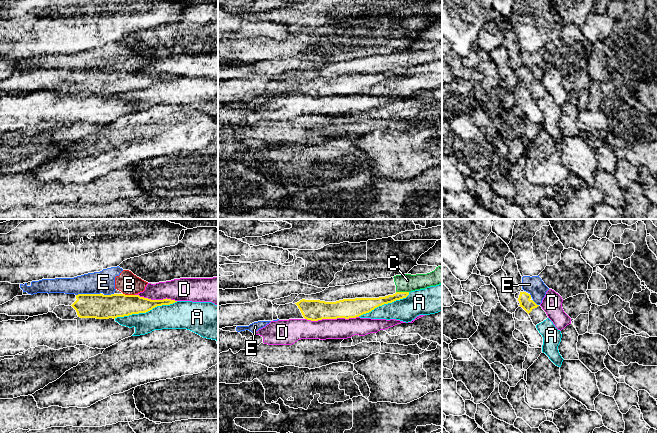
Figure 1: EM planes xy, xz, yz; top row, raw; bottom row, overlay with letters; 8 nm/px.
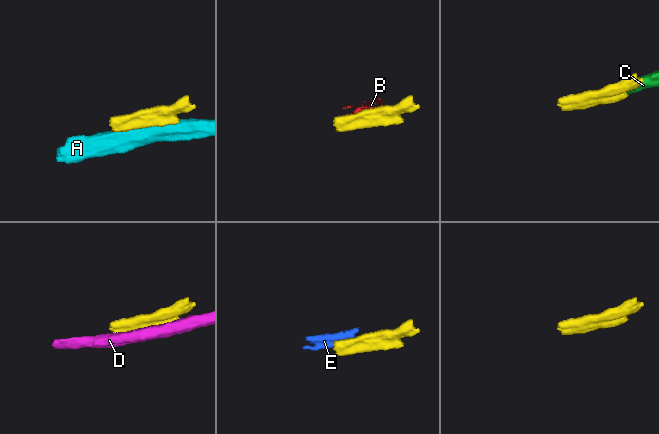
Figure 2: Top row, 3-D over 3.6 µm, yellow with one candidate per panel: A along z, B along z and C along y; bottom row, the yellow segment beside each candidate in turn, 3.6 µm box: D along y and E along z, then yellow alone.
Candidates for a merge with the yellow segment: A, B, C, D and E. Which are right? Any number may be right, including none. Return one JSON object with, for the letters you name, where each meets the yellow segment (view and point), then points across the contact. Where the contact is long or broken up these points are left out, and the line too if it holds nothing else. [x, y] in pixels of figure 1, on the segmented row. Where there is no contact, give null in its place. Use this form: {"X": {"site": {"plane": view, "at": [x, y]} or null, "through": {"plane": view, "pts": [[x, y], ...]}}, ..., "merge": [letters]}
{"merge": []}

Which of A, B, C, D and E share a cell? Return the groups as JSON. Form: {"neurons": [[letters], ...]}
{"neurons": [["A"], ["B", "E"], ["C"], ["D"]]}

